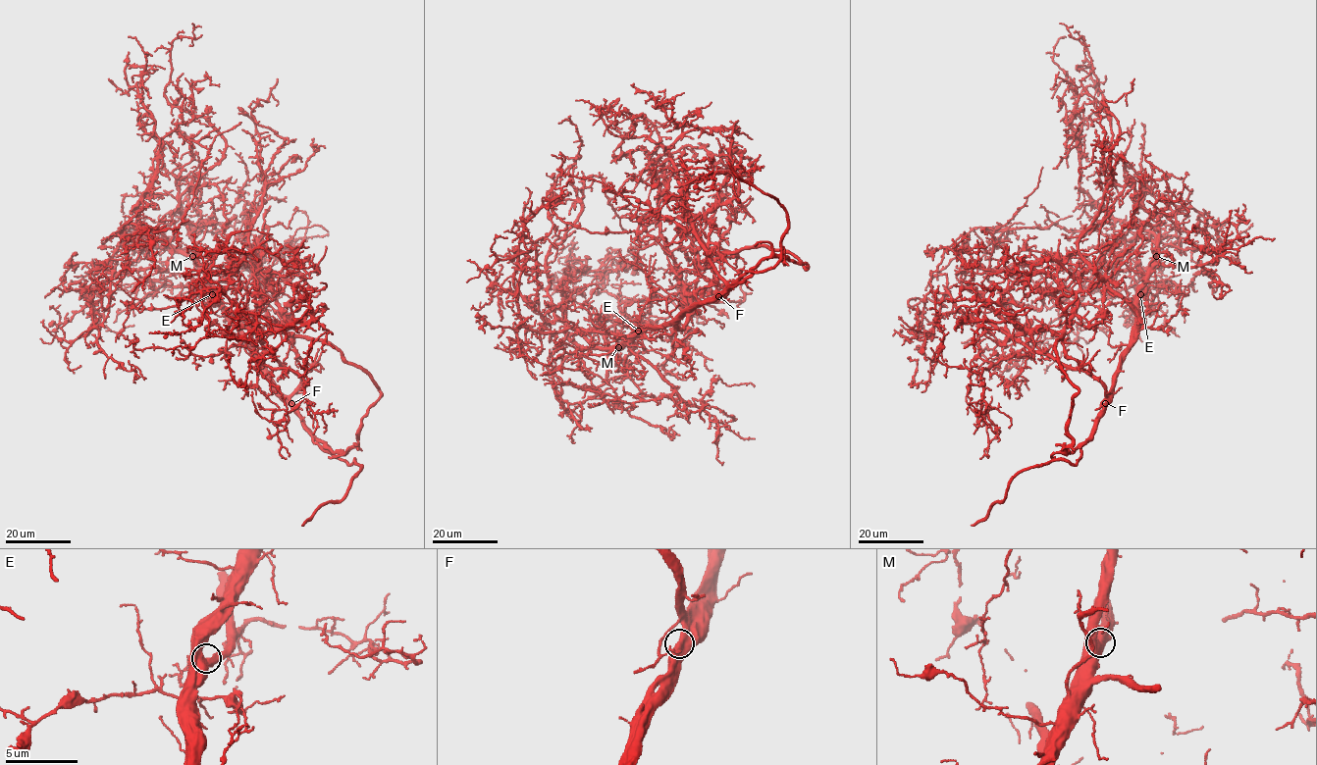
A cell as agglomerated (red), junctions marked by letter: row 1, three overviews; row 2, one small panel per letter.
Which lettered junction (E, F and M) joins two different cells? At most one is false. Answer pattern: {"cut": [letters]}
{"cut": []}

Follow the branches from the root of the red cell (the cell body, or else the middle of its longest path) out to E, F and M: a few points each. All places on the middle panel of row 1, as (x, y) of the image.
E: (672, 319), (660, 326), (644, 326), (638, 331)
F: (672, 319), (718, 295)
M: (672, 319), (660, 326), (645, 329), (618, 347)

